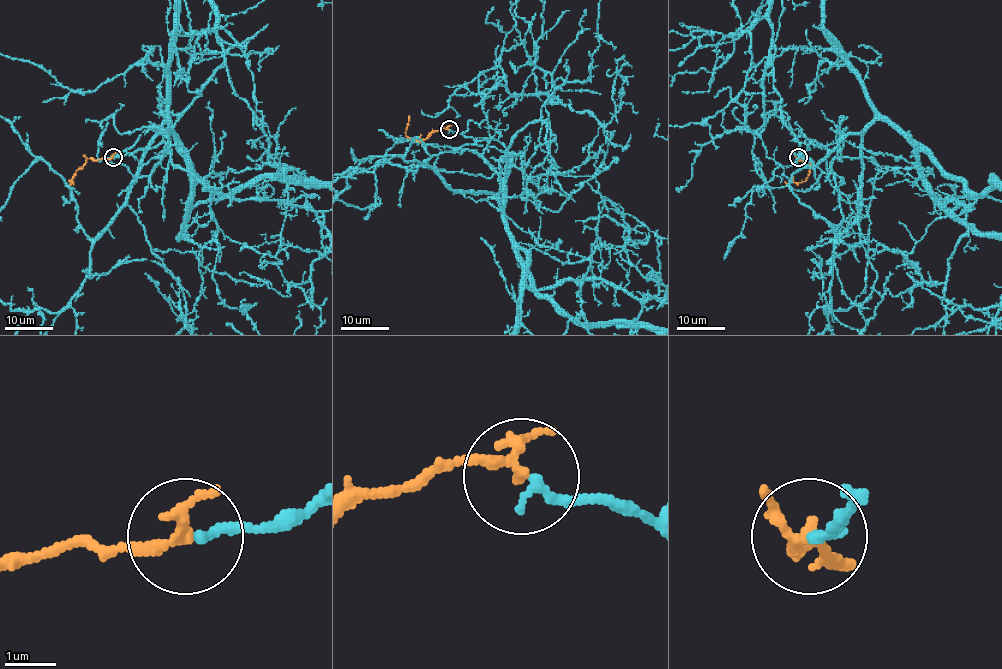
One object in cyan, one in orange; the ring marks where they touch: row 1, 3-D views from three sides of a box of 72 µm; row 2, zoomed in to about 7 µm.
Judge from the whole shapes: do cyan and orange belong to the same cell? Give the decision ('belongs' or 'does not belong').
belongs

